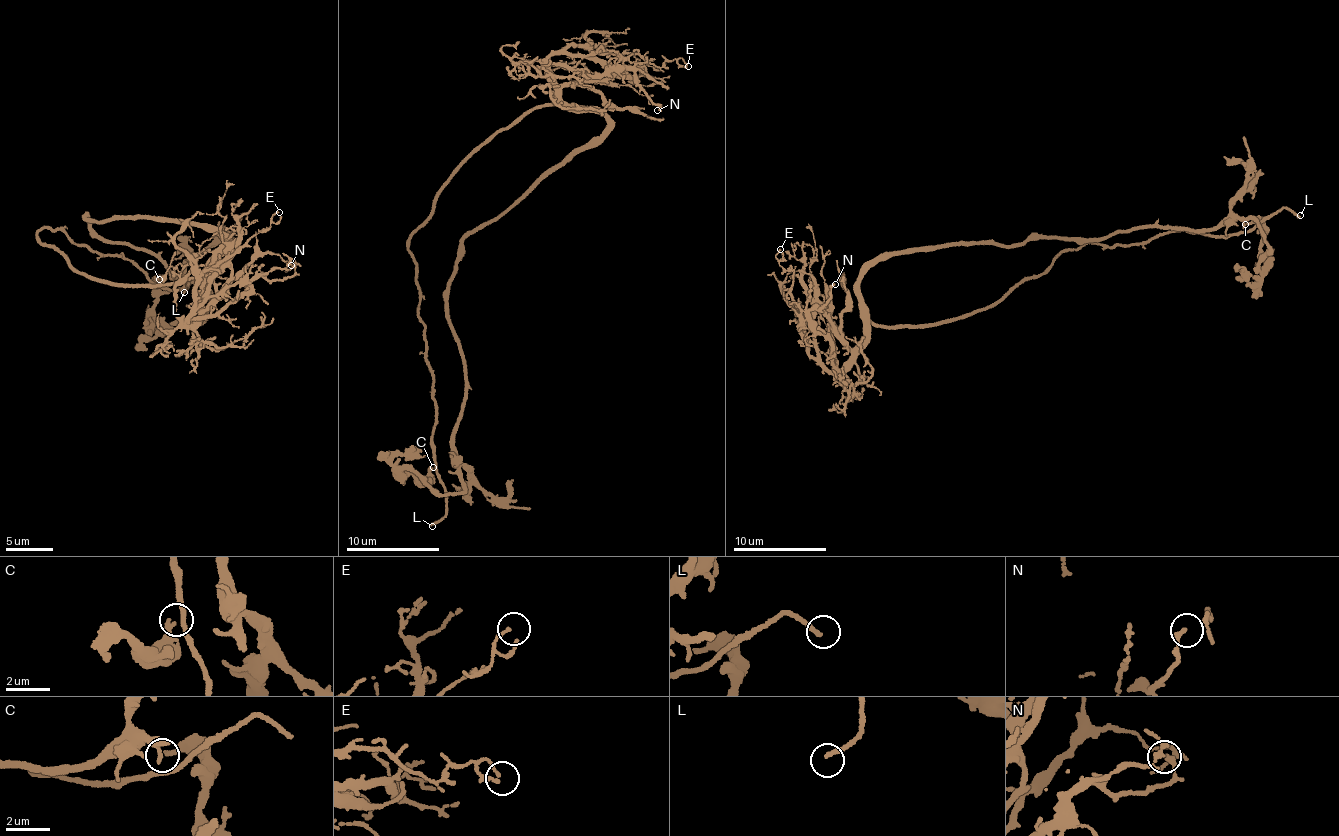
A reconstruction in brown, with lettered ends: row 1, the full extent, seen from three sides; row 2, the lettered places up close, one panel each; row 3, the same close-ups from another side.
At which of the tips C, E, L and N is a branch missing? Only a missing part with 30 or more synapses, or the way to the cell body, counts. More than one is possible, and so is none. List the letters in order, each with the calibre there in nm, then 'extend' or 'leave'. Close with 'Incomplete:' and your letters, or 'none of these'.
C: calibre 240 nm; leave
E: calibre 110 nm; leave
L: calibre 180 nm; extend
N: calibre 140 nm; leave
Incomplete: L

